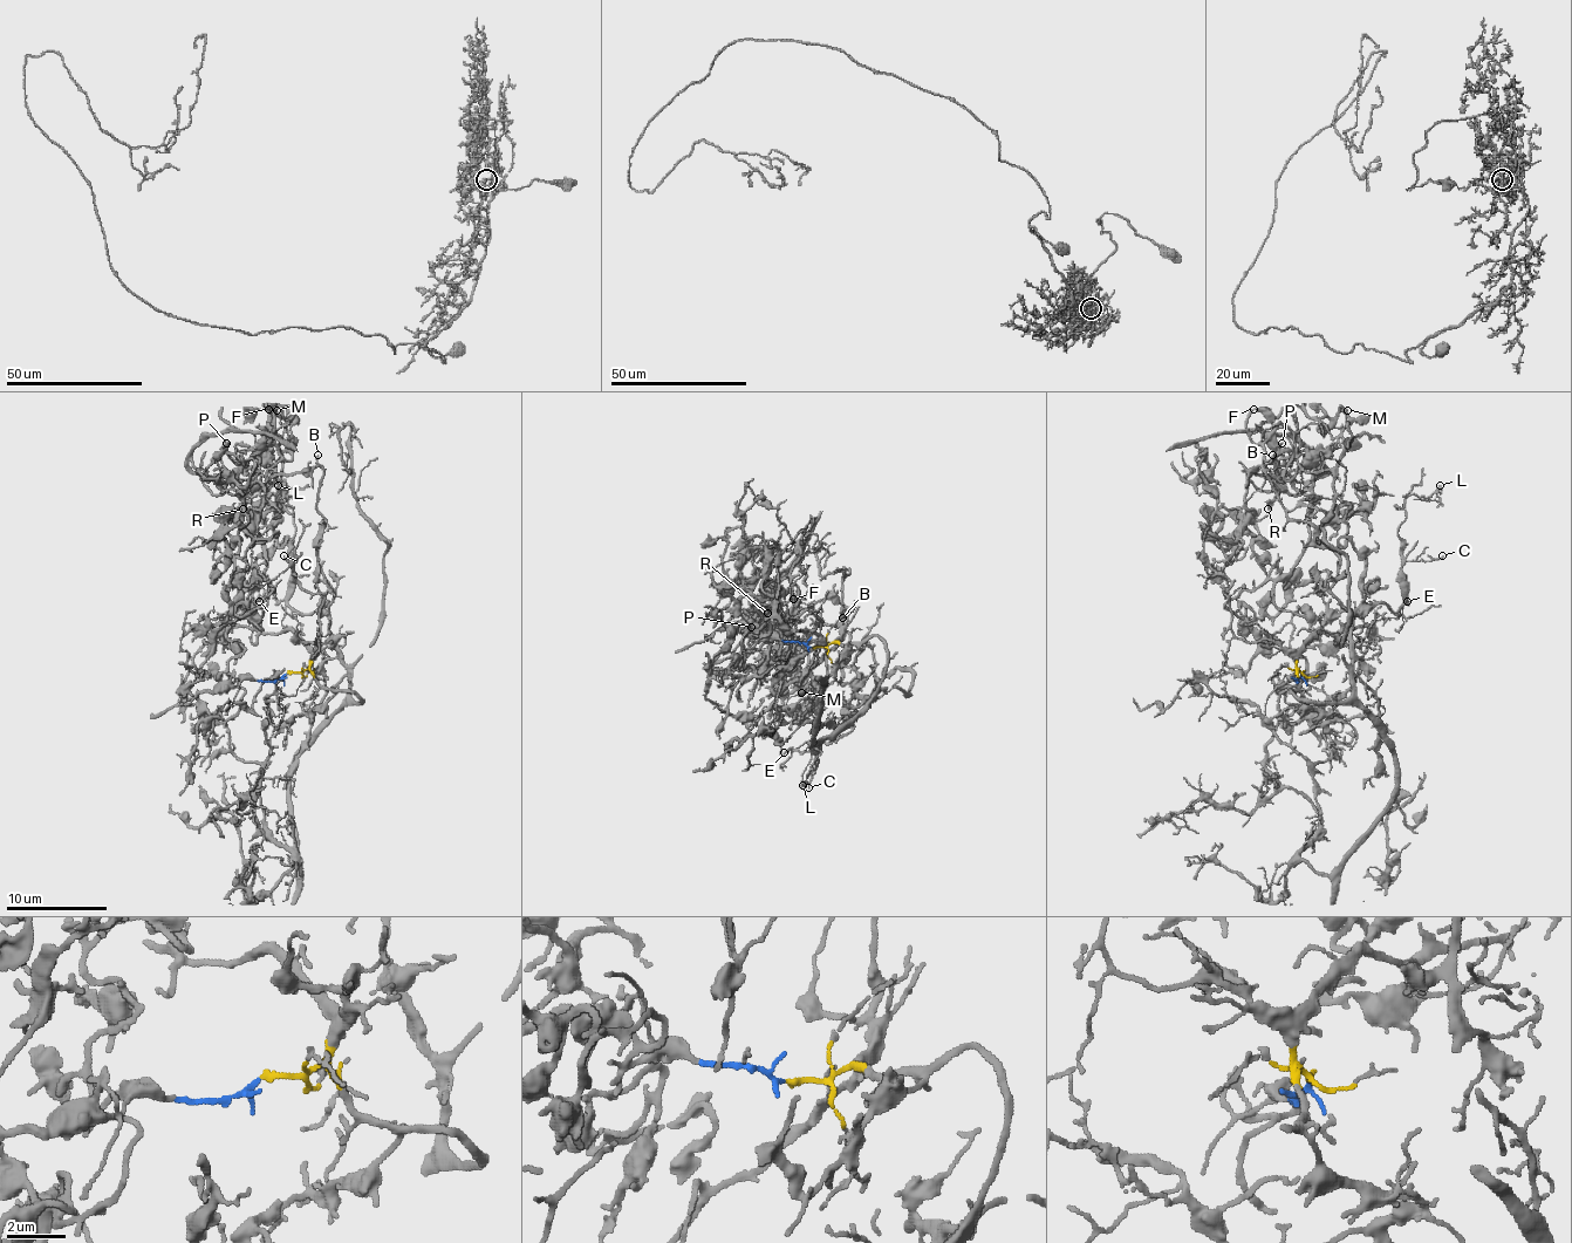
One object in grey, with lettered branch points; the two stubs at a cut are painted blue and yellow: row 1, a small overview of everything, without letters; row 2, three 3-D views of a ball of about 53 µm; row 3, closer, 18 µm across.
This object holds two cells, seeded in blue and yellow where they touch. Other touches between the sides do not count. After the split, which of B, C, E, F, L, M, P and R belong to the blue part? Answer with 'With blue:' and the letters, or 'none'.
With blue: F, M, P, R

